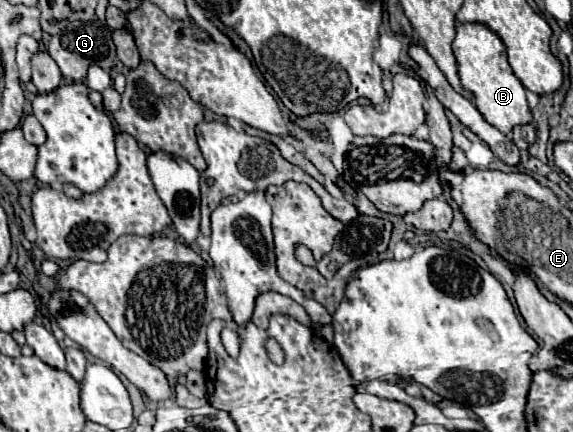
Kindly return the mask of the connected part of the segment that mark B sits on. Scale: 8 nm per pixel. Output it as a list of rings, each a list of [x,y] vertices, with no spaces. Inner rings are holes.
[[[458,23],[452,49],[458,61],[460,81],[468,91],[474,93],[474,105],[490,125],[494,125],[502,133],[510,133],[516,125],[532,123],[526,89],[508,65],[504,43],[500,41],[500,37],[496,37],[496,33],[492,33],[492,29],[488,29],[488,25]]]

